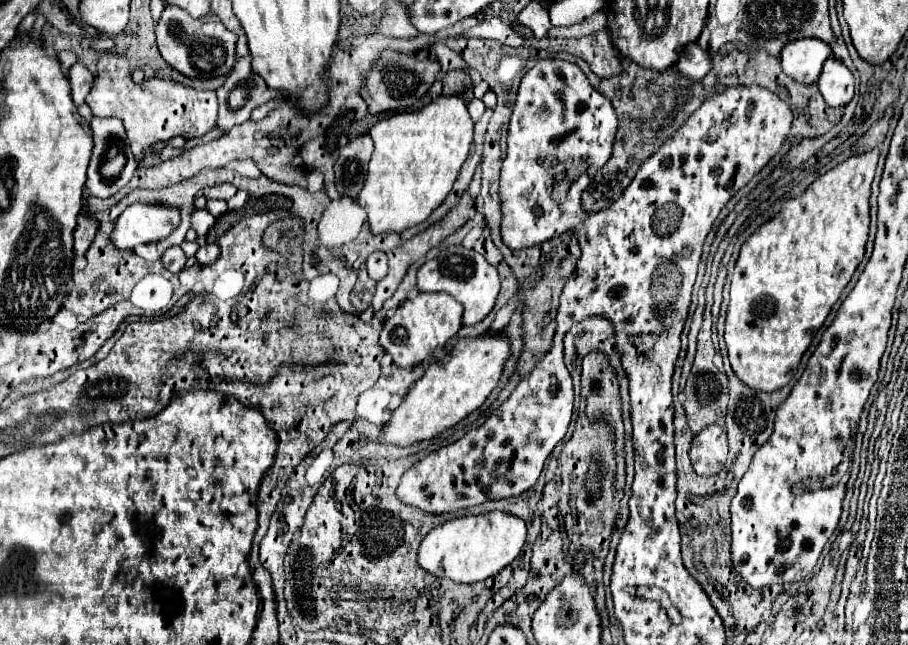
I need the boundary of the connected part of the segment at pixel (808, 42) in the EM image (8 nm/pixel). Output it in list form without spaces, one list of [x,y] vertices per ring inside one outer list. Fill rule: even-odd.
[[[795,39],[779,53],[783,71],[799,83],[815,83],[825,59],[831,55],[829,43],[821,39]]]

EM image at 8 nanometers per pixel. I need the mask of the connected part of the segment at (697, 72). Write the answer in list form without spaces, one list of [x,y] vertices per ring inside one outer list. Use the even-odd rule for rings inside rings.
[[[693,41],[681,53],[681,57],[677,61],[677,69],[689,79],[695,79],[695,81],[703,79],[707,75],[707,71],[711,69],[711,53],[707,49],[703,49],[697,41]]]

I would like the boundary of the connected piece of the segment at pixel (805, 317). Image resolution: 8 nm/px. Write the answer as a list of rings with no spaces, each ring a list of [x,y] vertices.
[[[879,149],[855,155],[817,177],[799,197],[787,199],[781,211],[755,229],[741,245],[733,277],[731,299],[727,307],[725,343],[735,375],[749,387],[761,391],[777,391],[785,387],[799,367],[799,361],[815,331],[827,319],[831,307],[851,281],[863,259],[869,233],[869,193],[877,167]]]

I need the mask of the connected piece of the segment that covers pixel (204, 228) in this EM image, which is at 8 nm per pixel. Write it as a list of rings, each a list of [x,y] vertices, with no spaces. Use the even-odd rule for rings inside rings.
[[[195,209],[191,215],[191,227],[197,231],[199,237],[207,235],[207,231],[213,227],[213,223],[215,223],[215,217],[209,215],[209,211],[205,211],[205,209],[199,209],[199,211]]]

